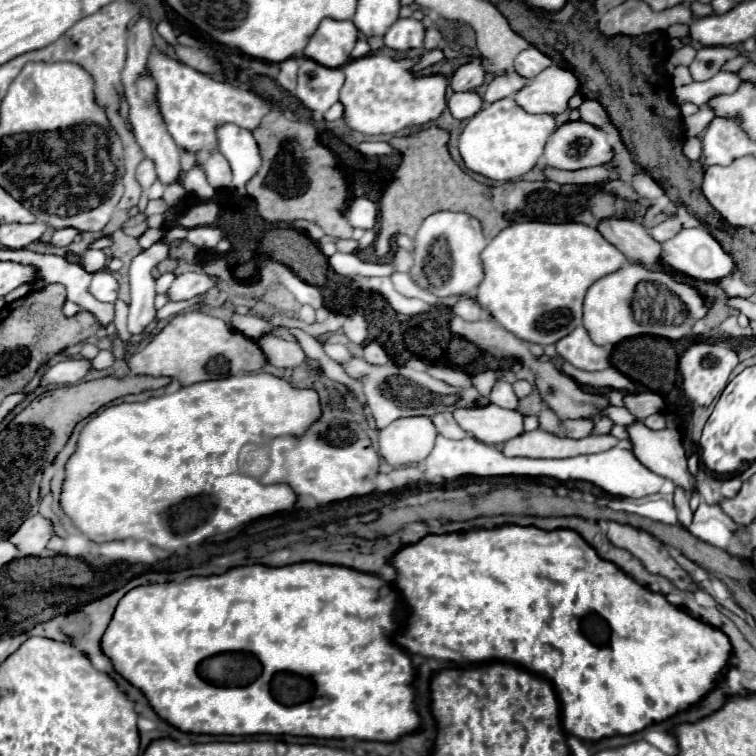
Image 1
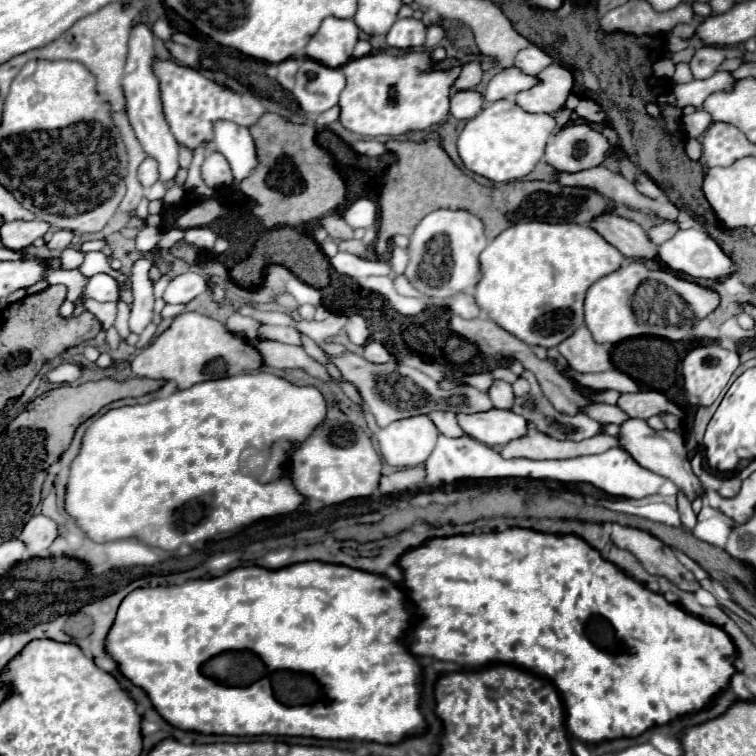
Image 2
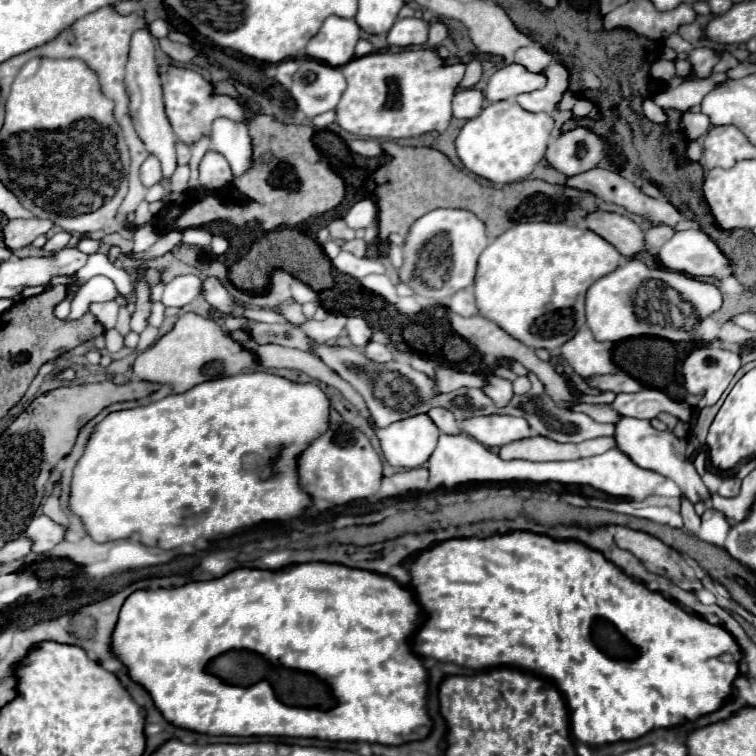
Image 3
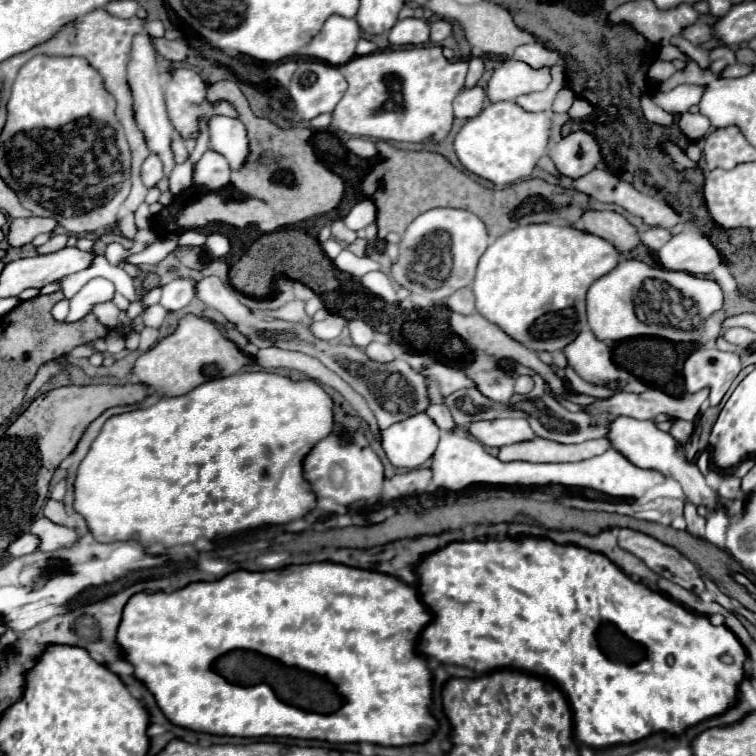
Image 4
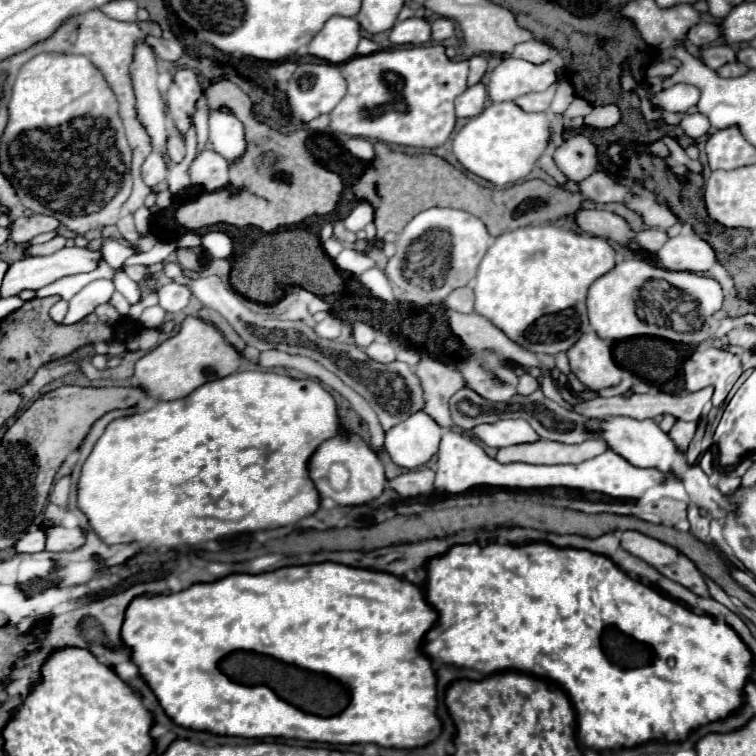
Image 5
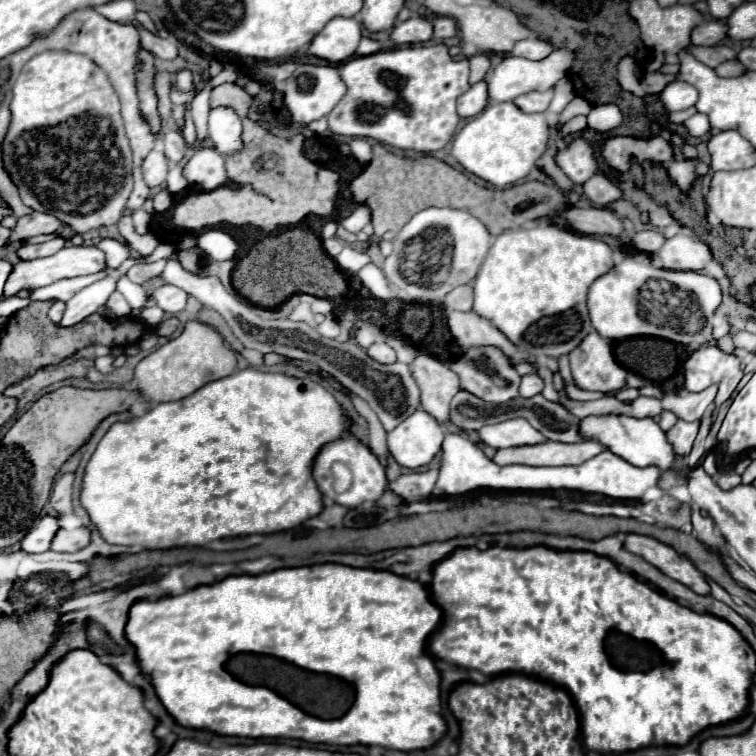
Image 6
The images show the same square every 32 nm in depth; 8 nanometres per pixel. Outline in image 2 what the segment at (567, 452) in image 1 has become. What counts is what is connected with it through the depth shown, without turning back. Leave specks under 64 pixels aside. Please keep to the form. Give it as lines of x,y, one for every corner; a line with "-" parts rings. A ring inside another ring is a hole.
530,432
520,440
512,440
502,446
502,458
528,458
528,460
568,460
578,456
602,454
618,446
618,438
612,436
594,436
582,442
560,442
544,436
542,432

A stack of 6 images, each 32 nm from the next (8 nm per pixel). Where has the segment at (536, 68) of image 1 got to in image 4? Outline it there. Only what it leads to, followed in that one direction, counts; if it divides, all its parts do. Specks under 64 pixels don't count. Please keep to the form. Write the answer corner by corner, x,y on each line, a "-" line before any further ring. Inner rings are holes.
530,42
530,44
518,46
516,52
514,52
514,58
524,60
526,64
530,64
534,68
540,68
544,64
556,64
558,54
550,48
546,48
544,44
540,44
540,42

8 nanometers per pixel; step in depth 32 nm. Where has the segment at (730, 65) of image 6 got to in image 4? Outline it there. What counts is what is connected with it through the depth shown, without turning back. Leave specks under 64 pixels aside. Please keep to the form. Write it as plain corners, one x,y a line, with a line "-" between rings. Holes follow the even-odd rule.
732,64
732,66
726,66
720,74
724,78
740,78
740,76
746,76
748,72
752,72
754,68
748,66
748,64

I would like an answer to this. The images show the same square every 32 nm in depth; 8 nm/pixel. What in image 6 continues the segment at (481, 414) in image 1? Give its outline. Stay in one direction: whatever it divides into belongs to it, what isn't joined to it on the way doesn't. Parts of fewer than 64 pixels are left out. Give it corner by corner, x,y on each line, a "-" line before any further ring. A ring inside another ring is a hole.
514,418
500,424
484,426
478,430
484,444
492,448
514,448
514,446
534,446
546,442
546,436
532,428
528,420

